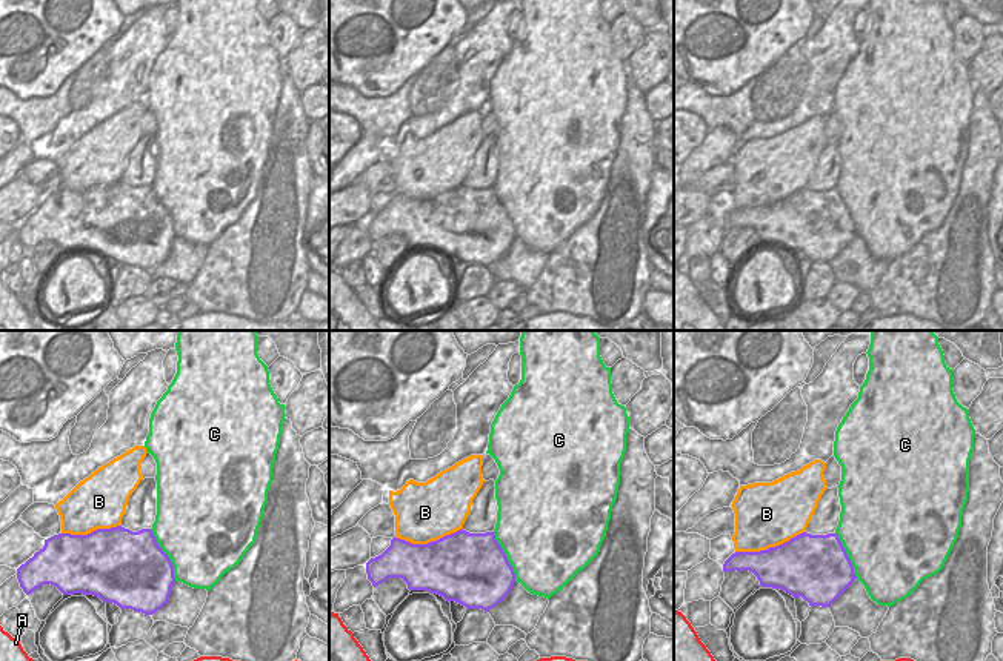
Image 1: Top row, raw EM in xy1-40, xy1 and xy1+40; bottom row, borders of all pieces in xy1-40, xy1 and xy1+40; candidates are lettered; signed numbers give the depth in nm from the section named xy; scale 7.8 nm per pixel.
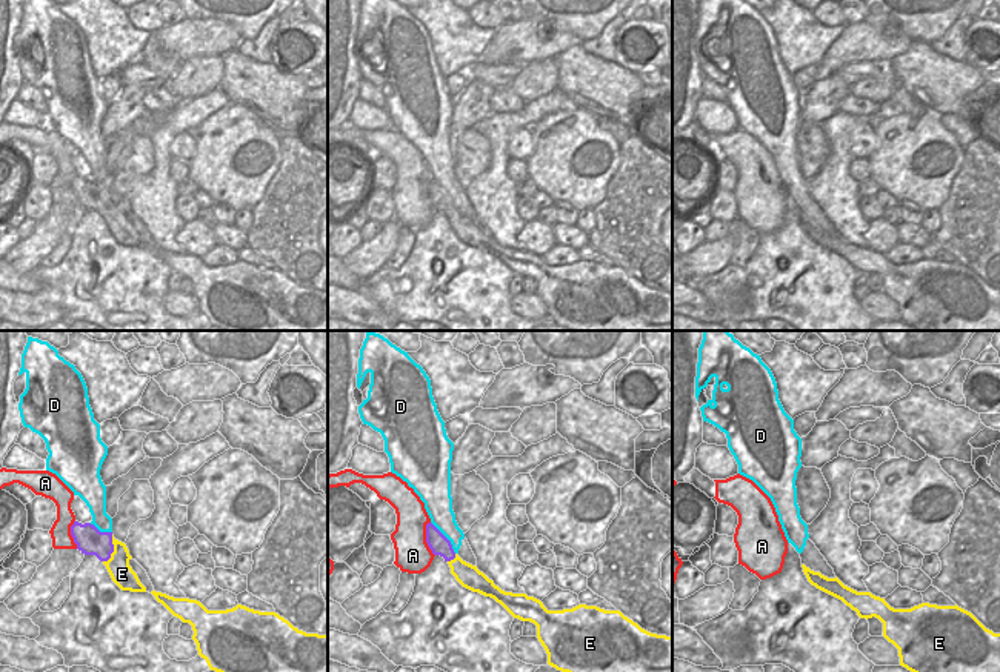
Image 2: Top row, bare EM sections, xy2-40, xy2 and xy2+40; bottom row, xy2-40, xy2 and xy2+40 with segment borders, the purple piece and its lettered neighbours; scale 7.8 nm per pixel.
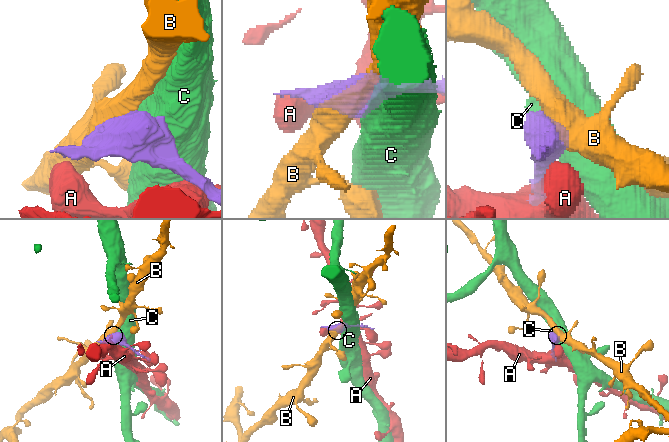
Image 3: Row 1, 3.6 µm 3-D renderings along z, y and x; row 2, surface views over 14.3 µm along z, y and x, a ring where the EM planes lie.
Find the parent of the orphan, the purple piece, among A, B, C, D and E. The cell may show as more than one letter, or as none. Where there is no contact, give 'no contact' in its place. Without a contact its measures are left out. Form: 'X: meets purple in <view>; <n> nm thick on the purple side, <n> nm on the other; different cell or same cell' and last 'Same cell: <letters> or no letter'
A: meets purple in xy2; 150 nm thick on the purple side, 280 nm on the other; different cell
B: meets purple in xy1+40; 420 nm thick on the purple side, 480 nm on the other; different cell
C: meets purple in xy1-40; 500 nm thick on the purple side, 500 nm on the other; different cell
D: meets purple in xy2; 150 nm thick on the purple side, 220 nm on the other; different cell
E: meets purple in xy2-40; 220 nm thick on the purple side, 180 nm on the other; same cell
Same cell: E

